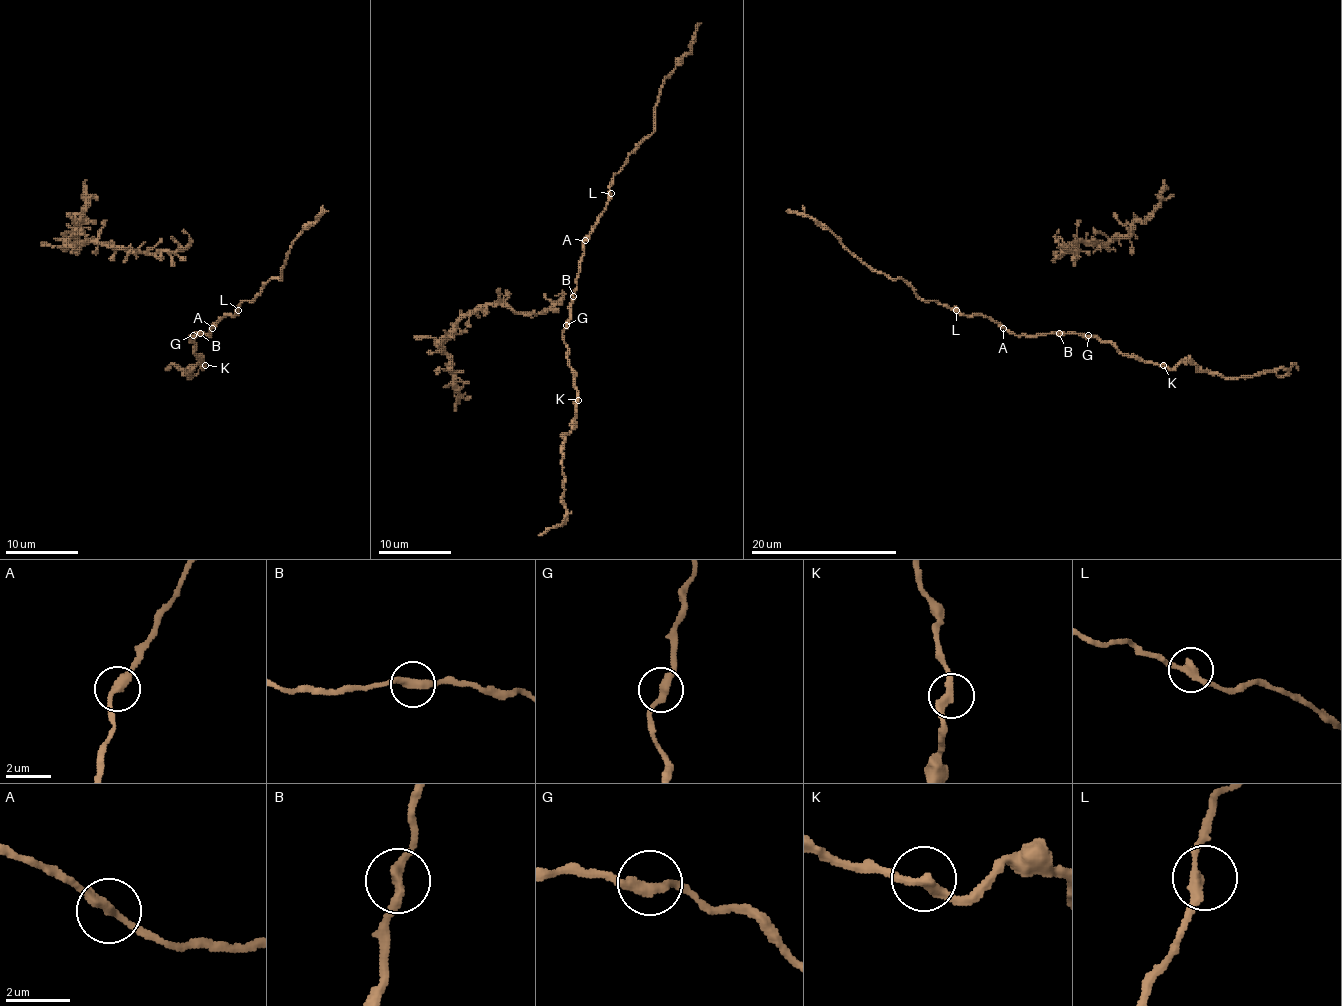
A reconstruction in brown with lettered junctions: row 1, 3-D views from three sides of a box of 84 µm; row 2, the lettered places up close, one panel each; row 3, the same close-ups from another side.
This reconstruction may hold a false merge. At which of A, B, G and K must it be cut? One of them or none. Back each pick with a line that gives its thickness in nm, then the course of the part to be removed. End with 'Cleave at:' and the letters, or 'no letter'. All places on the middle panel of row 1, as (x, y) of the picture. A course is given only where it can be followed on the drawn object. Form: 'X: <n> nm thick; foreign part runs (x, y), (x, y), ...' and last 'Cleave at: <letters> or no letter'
Cleave at: no letter

